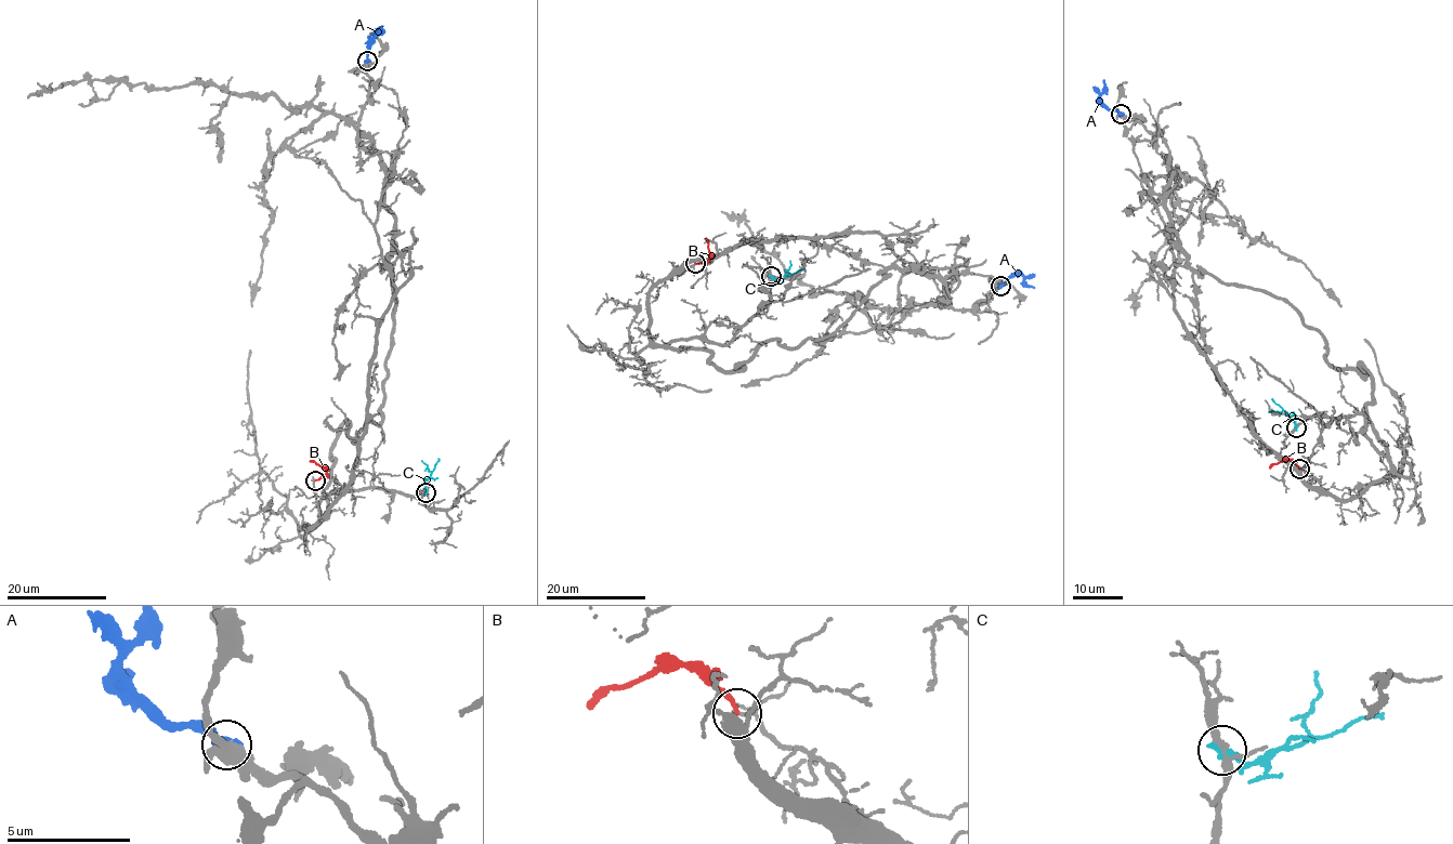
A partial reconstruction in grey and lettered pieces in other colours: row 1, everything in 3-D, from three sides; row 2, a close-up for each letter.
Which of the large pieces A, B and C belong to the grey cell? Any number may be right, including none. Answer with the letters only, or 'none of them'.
A

